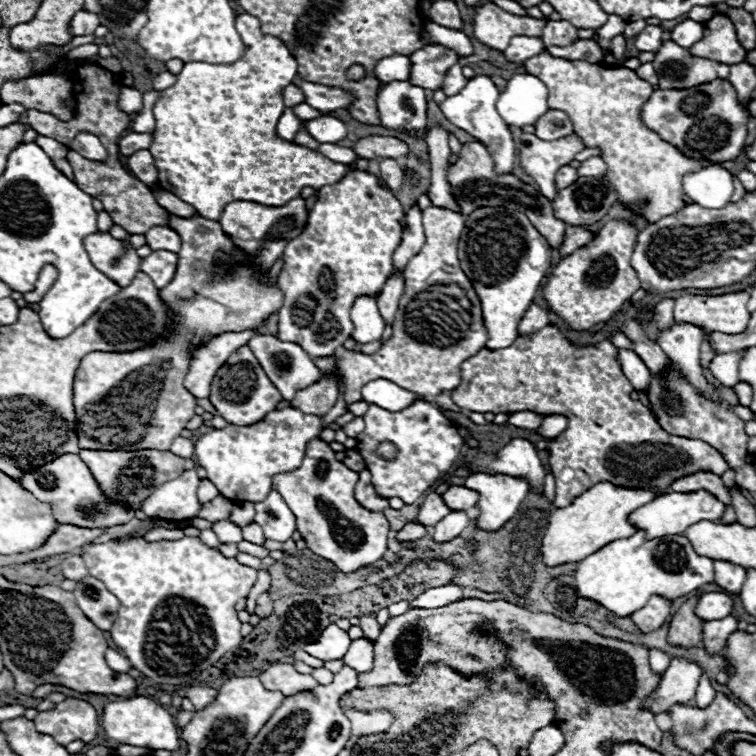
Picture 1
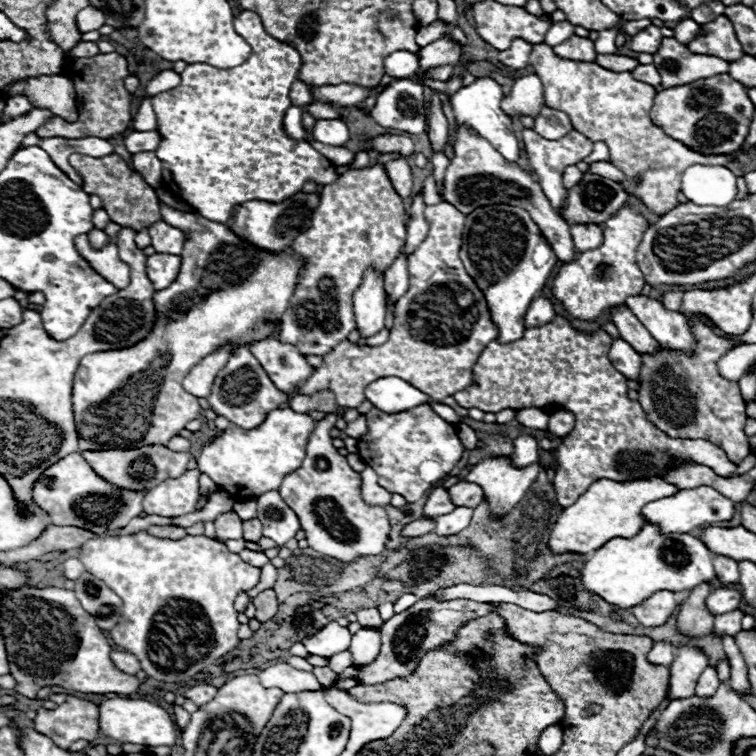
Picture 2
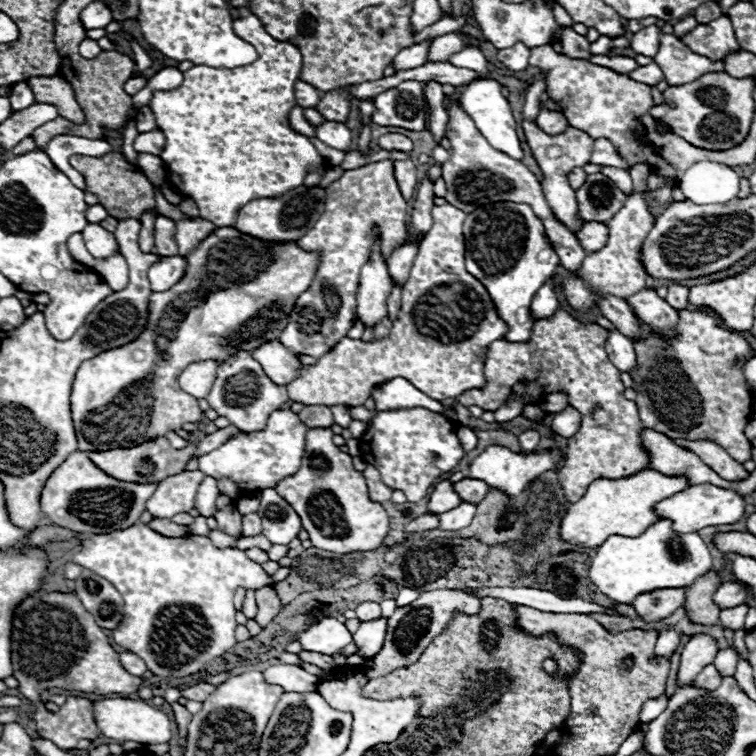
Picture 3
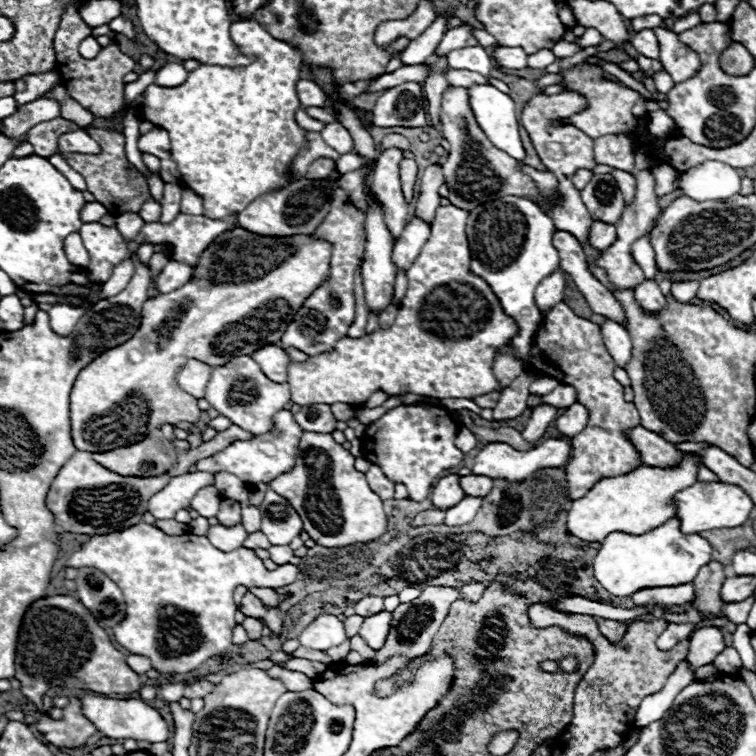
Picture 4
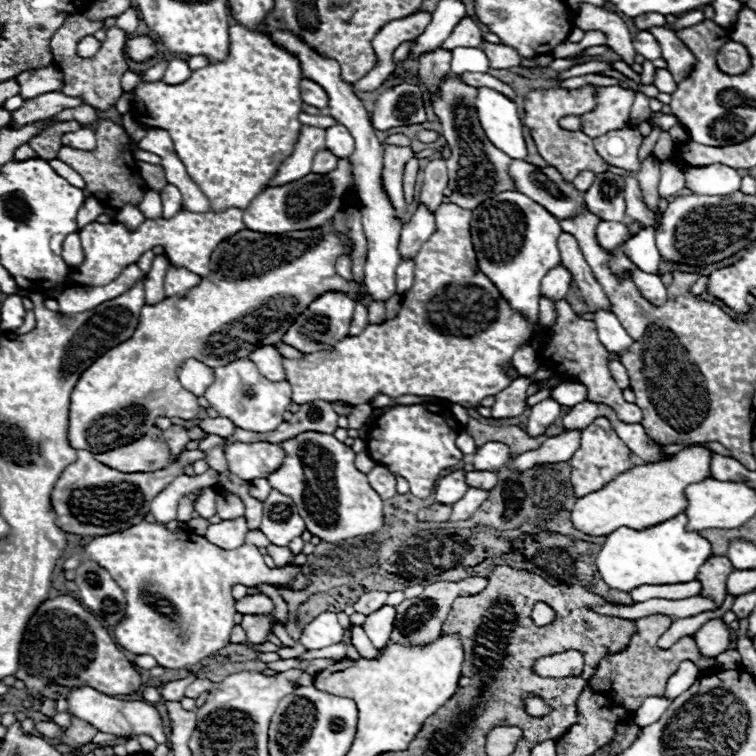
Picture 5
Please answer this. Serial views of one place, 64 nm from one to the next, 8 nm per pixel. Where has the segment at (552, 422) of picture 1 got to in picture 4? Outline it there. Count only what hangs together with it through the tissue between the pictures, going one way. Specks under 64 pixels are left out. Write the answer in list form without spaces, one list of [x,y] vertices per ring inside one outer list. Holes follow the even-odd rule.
[[[572,404],[564,410],[562,416],[558,416],[556,420],[556,428],[562,436],[576,436],[588,422],[588,412],[584,410],[584,406],[580,404]]]

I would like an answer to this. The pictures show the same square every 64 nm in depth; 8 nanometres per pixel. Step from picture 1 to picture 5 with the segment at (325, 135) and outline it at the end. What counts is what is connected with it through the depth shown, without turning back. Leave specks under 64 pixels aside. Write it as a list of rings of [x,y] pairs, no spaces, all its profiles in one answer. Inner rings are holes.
[[[334,124],[326,128],[326,148],[338,158],[348,158],[354,152],[354,138],[342,124]]]

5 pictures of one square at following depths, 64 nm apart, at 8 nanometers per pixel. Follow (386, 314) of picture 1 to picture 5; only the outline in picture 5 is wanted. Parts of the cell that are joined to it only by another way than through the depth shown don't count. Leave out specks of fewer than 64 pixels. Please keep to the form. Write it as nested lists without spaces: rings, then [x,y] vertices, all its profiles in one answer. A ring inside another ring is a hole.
[[[418,206],[410,222],[406,222],[400,232],[398,252],[402,260],[414,258],[418,254],[418,248],[432,236],[432,232],[434,232],[434,214],[430,214],[424,206]]]

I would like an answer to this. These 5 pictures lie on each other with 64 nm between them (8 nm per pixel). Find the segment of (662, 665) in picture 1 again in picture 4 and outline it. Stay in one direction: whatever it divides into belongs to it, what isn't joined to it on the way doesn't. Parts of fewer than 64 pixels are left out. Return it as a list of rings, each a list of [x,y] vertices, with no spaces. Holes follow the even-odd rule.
[[[670,624],[658,638],[658,650],[670,650],[694,632],[694,624]]]

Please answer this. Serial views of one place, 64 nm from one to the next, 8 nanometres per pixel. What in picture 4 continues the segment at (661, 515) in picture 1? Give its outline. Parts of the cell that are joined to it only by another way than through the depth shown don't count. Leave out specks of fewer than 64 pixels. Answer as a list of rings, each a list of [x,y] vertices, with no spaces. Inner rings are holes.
[[[696,482],[694,486],[678,492],[674,496],[676,518],[680,520],[682,532],[702,532],[712,528],[734,528],[748,520],[750,510],[754,508],[750,496],[734,484],[724,482]]]

